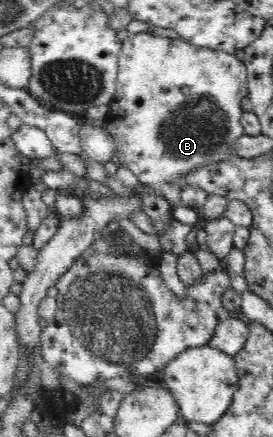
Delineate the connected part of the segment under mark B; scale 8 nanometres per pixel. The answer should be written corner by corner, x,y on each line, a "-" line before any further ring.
152,32
130,33
128,37
122,41
122,47
118,54
117,66
117,82
114,96
108,102
109,112
102,127
115,142
116,156
118,156
119,164
126,166
133,176
139,180
140,187
146,188
149,191
157,192
164,198
168,199
173,206
180,205
179,197
179,180
182,177
193,175
202,167
209,167
211,164
224,162
226,159
233,158
236,155
236,145
238,139
245,135
242,124
240,124
240,100
247,96
247,72
243,66
243,61
234,58
232,54
221,51
214,51
210,48
196,47
181,37
167,38
160,34
152,34

